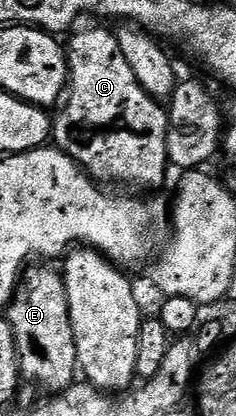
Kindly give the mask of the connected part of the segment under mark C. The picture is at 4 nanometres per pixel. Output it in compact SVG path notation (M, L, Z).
M82 30L68 42L68 97L52 118L52 142L83 167L99 184L127 182L130 186L158 186L166 178L166 133L170 115L159 99L144 90L128 64L115 35L106 30Z

